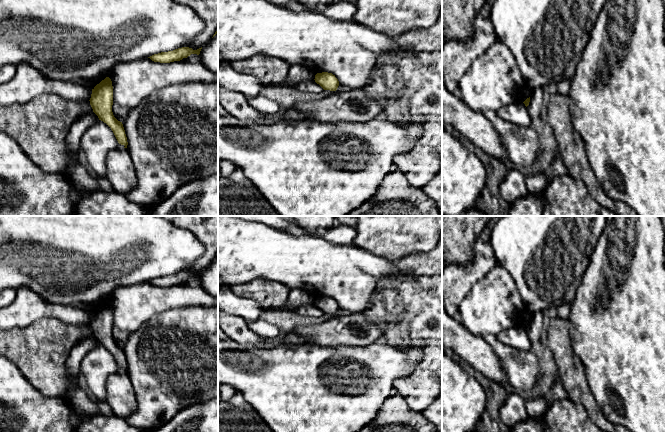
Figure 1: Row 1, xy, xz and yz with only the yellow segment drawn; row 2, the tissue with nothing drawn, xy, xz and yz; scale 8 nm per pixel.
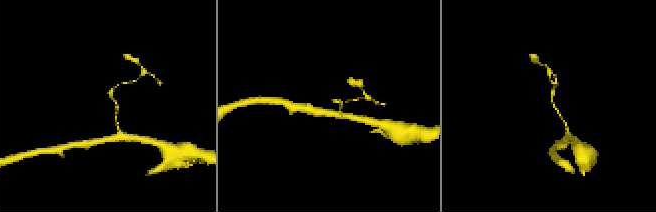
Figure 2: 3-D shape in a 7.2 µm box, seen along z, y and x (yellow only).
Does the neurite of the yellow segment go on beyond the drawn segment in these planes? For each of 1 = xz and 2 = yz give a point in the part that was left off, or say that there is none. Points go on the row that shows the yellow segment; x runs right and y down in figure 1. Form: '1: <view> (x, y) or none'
1: none
2: none

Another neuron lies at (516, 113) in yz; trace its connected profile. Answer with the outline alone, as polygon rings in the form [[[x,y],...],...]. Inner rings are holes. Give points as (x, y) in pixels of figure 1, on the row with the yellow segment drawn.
[[[522,101],[500,107],[497,115],[505,121],[521,127],[531,126],[531,115]]]

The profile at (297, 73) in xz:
[[[301,65],[289,67],[285,87],[294,88],[298,83],[305,80],[314,80],[316,73]]]

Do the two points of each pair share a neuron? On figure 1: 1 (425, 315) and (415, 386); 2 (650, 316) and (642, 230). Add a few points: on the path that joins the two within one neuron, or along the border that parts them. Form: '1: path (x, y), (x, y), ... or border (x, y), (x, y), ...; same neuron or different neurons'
1: path (430, 333), (430, 368); same neuron
2: path (650, 295), (650, 251); same neuron

